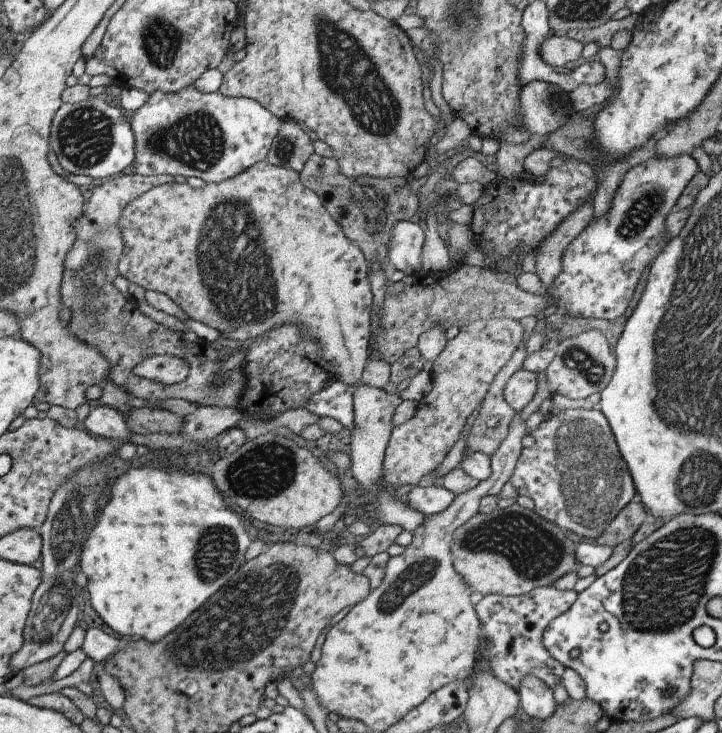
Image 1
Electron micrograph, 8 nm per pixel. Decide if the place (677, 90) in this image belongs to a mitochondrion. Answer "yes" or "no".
no

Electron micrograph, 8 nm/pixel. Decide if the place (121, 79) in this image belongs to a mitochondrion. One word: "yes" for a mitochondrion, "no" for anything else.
no

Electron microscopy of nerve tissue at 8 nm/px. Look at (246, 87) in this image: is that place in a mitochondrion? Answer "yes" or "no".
no

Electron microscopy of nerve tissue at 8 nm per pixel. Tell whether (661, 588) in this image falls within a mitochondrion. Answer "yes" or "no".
yes

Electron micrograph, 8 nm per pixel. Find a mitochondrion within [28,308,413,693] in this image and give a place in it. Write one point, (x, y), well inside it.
(242, 621)

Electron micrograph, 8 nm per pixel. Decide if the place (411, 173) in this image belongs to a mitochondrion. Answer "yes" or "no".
no

